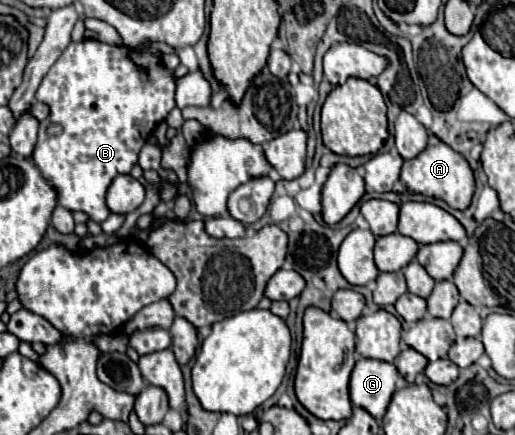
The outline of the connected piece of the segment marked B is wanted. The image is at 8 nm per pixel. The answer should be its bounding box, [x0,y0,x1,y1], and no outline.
[31,38,175,224]

